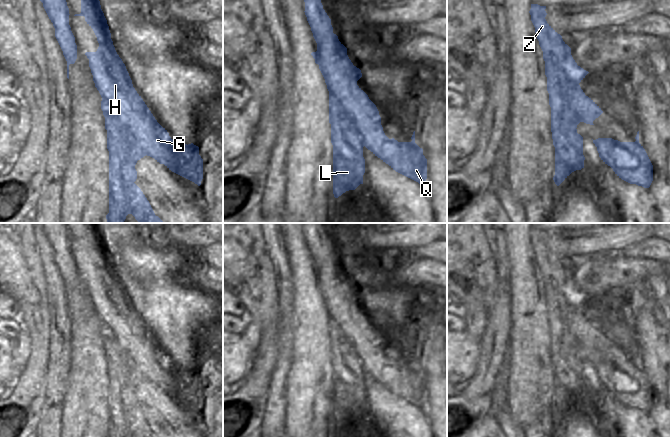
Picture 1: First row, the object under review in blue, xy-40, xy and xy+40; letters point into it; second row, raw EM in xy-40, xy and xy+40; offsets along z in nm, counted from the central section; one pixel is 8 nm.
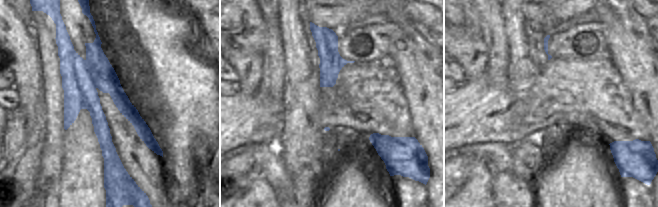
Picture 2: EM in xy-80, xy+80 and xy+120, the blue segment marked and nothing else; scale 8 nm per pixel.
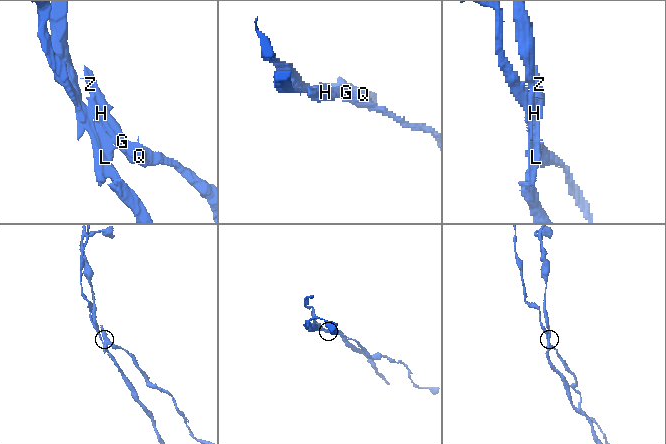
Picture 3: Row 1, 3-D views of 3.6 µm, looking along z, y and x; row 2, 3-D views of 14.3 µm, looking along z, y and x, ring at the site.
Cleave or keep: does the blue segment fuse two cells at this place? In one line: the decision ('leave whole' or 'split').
split

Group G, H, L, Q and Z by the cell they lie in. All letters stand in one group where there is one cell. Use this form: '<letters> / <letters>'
G H Q Z / L

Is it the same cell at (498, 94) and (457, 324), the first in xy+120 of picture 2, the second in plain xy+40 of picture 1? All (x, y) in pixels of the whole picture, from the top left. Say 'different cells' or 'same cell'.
different cells

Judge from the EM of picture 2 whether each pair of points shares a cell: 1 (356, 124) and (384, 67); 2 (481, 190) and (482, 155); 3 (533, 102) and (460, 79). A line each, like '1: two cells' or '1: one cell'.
1: one cell
2: one cell
3: two cells

